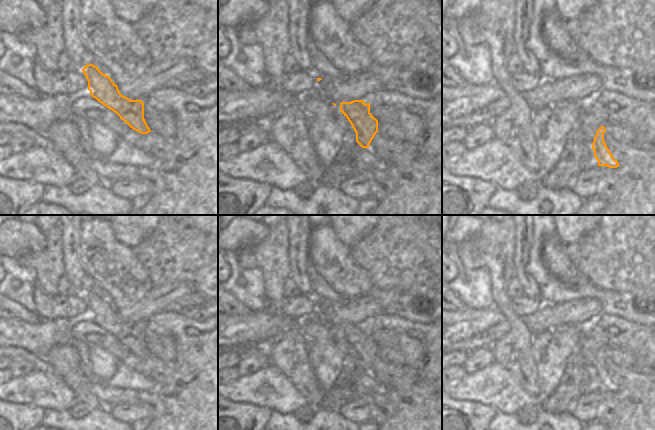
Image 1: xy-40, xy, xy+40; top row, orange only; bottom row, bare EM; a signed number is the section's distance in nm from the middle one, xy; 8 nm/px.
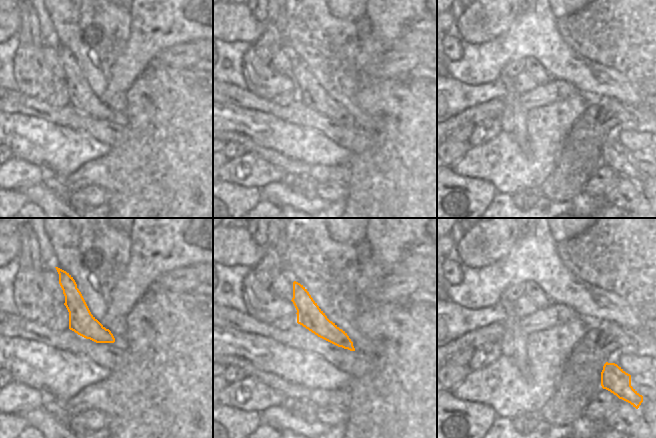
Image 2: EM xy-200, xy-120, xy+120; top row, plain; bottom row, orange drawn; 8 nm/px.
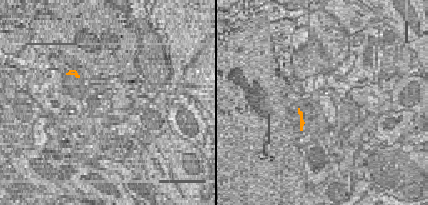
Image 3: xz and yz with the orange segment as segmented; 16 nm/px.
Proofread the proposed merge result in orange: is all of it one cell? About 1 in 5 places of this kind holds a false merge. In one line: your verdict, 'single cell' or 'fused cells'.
single cell

